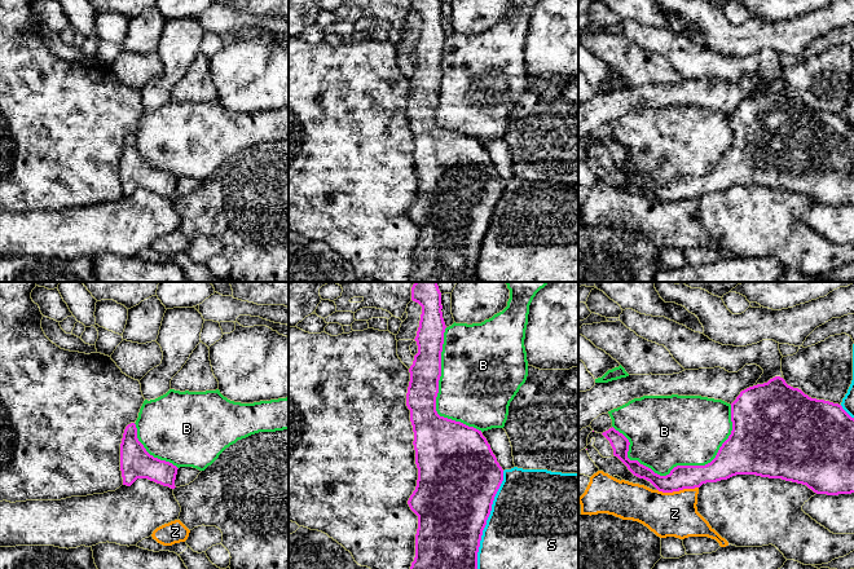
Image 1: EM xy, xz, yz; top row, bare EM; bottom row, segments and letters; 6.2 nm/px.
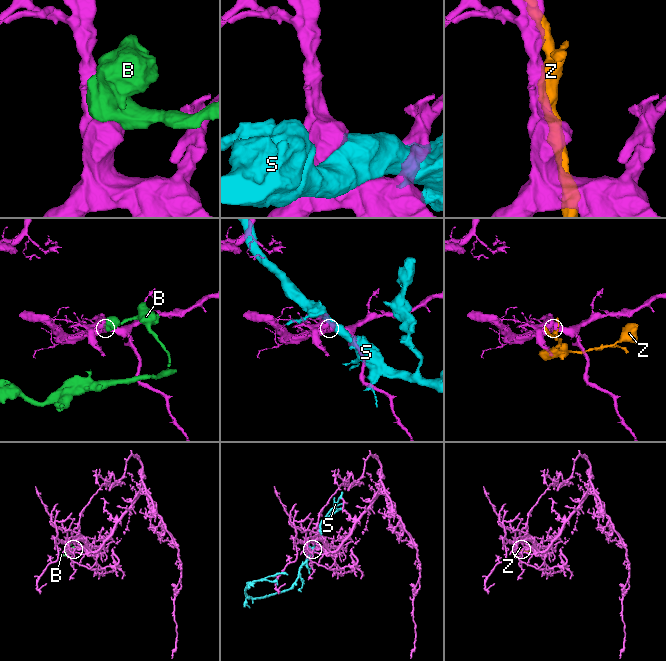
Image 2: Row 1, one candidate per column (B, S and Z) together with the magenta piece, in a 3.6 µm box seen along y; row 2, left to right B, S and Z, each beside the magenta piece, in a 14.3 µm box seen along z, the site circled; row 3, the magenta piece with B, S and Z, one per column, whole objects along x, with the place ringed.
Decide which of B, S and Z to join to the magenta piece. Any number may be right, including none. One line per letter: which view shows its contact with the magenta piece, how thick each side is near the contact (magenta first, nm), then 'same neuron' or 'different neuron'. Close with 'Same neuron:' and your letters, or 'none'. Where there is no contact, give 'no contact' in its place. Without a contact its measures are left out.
B: contact in yz; calibres 150 and 440 nm; different neuron
S: contact in xz; calibres 480 and 480 nm; different neuron
Z: contact in yz; calibres 150 and 280 nm; different neuron
Same neuron: none

